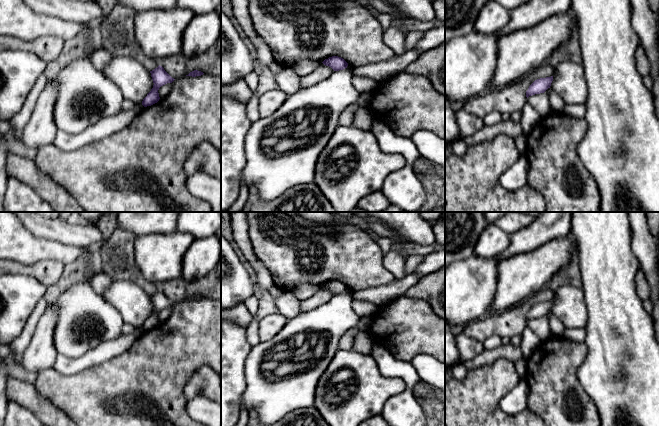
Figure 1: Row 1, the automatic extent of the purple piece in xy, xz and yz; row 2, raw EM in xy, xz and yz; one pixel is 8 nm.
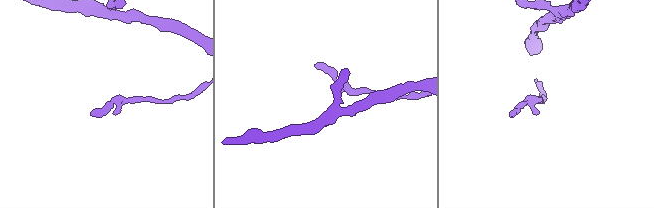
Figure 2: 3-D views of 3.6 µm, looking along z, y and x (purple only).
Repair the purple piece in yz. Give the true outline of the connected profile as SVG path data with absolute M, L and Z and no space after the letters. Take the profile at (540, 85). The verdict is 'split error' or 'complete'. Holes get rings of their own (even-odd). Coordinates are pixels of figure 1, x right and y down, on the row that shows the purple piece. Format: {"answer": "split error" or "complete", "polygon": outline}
{"answer": "complete", "polygon": "M553 76L535 80L526 91L526 97L528 98L535 94L544 93L548 88L550 88L552 81Z"}

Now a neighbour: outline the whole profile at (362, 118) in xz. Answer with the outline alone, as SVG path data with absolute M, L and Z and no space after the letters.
M358 108L353 115L352 125L364 130L370 130L374 118L368 108Z

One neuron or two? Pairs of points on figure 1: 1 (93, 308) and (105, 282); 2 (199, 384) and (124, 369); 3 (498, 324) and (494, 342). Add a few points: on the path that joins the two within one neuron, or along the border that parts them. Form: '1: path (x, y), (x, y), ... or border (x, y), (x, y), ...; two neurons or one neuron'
1: border (90, 280), (92, 288), (102, 297); two neurons
2: border (203, 365), (185, 385), (184, 396), (187, 400); two neurons
3: border (501, 336), (490, 335), (482, 342); two neurons

